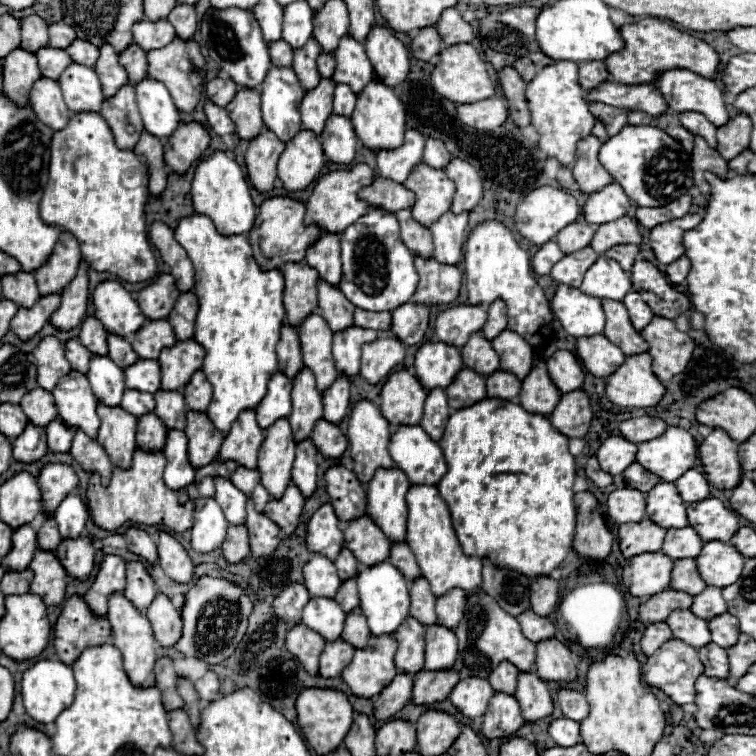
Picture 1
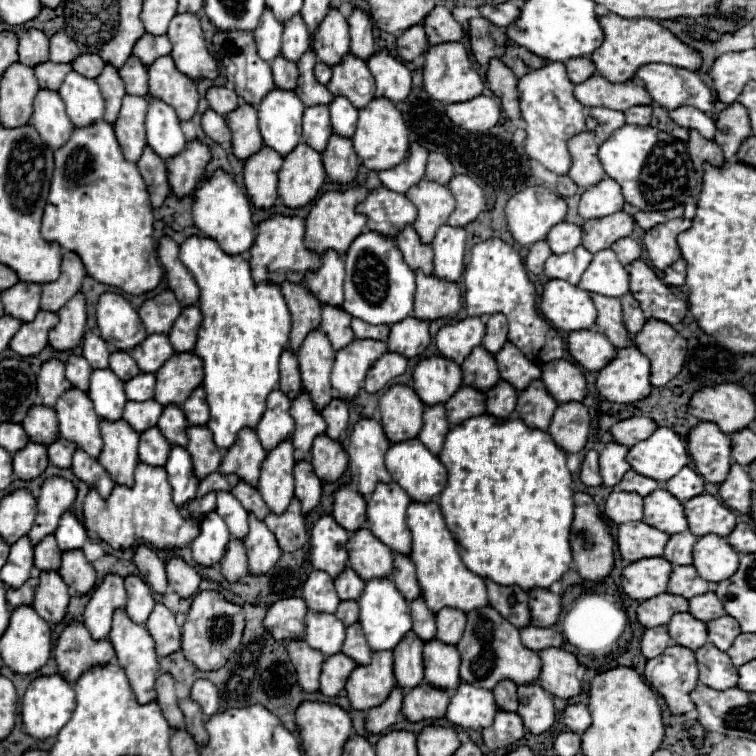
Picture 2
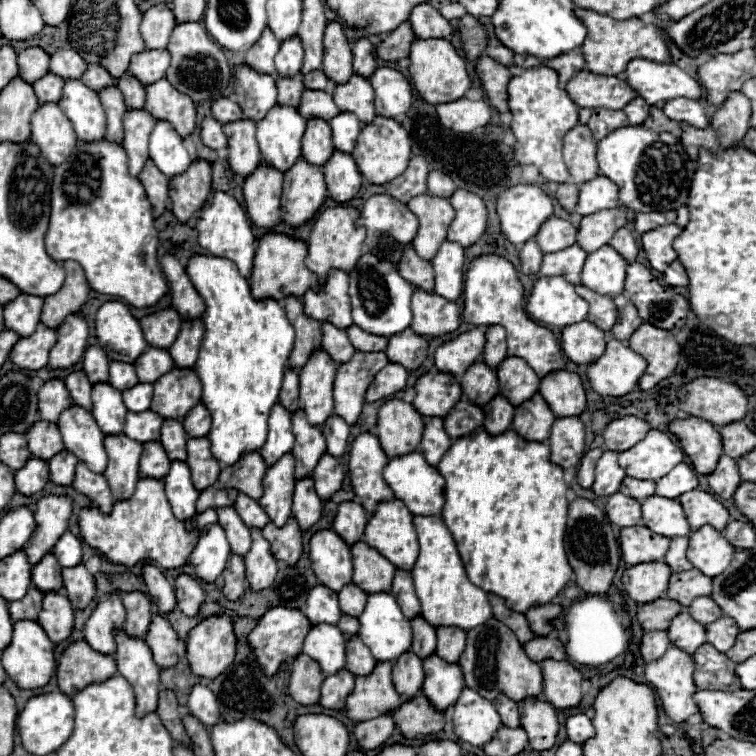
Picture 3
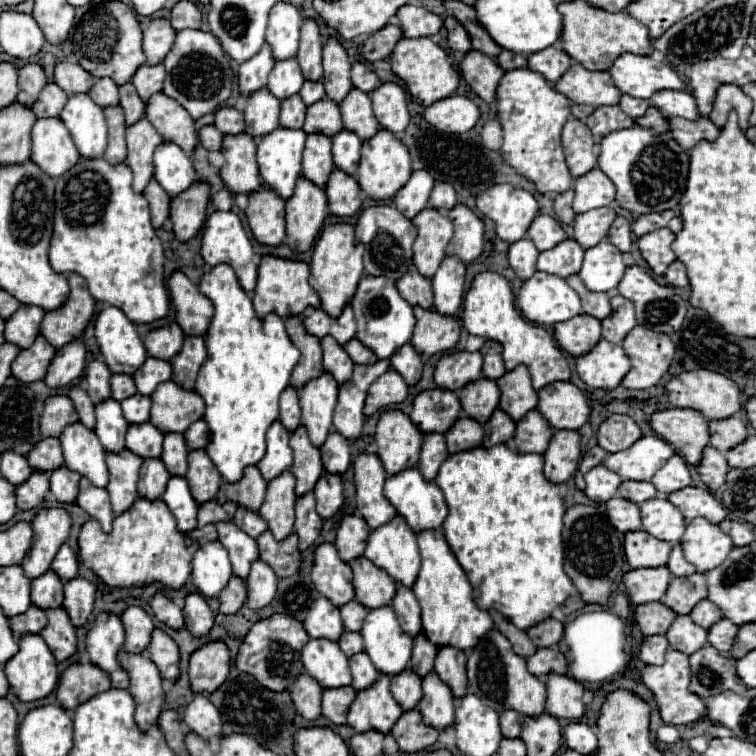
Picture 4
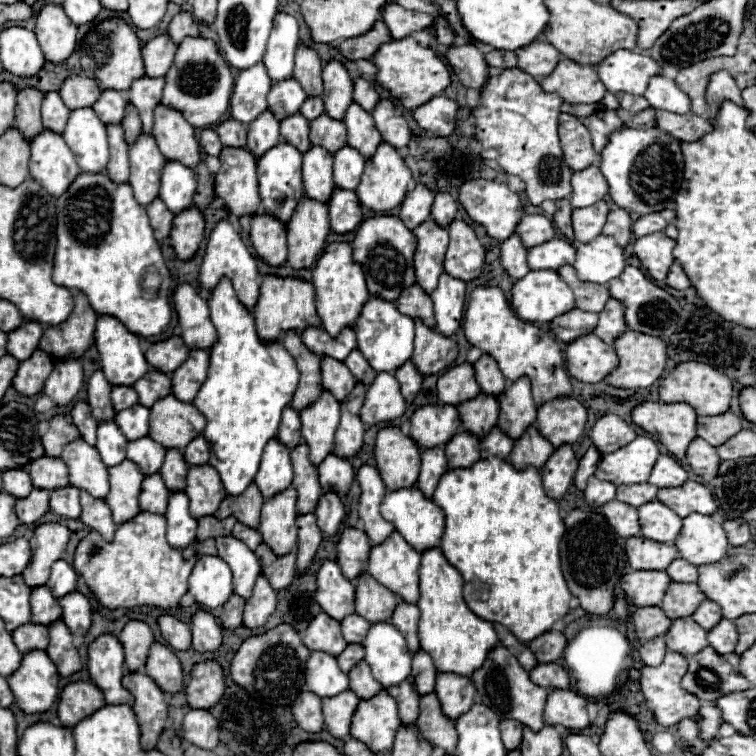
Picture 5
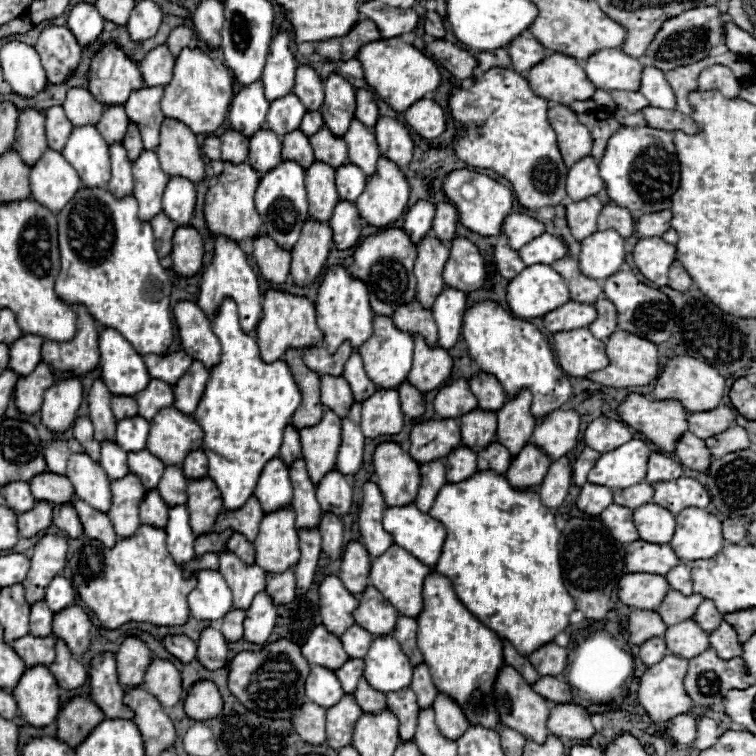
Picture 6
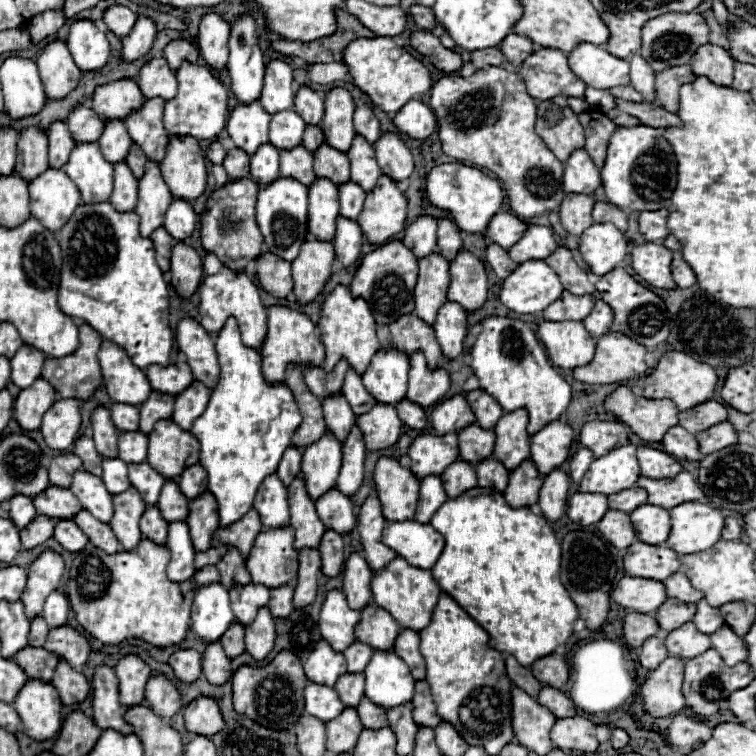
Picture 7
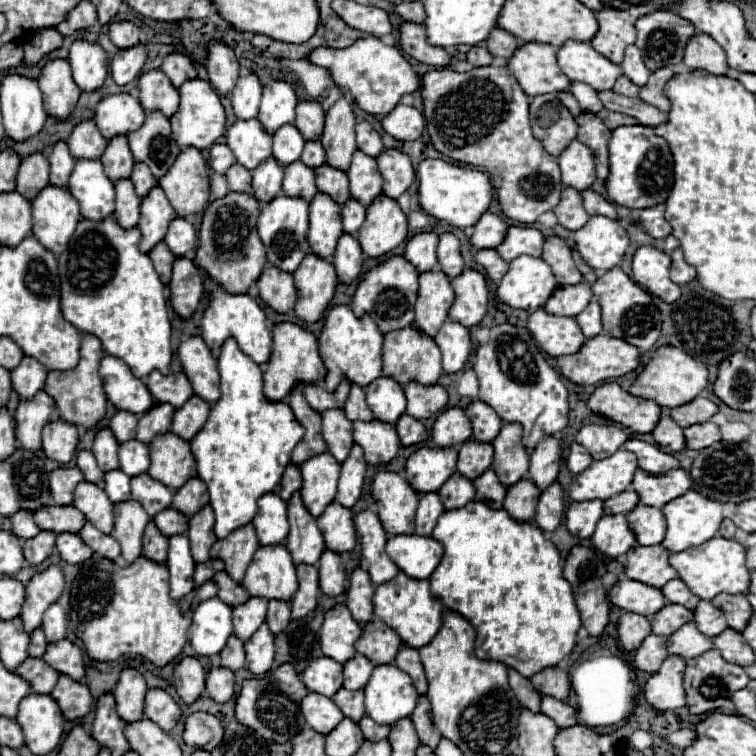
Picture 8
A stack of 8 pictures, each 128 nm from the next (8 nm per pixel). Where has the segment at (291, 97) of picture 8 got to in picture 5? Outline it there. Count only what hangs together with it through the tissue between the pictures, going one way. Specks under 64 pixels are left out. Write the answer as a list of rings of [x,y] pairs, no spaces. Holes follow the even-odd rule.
[[[278,12],[272,24],[272,36],[264,54],[264,66],[272,82],[292,76],[294,52],[298,46],[298,18],[286,12]]]

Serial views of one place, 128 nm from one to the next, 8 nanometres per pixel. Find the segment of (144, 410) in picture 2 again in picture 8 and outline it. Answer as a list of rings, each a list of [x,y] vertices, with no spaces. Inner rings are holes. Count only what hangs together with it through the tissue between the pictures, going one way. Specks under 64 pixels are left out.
[[[148,474],[132,478],[132,498],[138,500],[150,516],[156,516],[160,510],[172,504],[172,490],[158,480],[152,480]]]

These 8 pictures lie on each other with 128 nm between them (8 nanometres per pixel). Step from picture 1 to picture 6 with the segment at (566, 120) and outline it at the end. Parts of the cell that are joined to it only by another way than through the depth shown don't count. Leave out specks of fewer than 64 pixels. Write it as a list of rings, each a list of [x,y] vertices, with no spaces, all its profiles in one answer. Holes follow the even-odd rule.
[[[492,68],[476,78],[470,90],[452,92],[450,112],[456,124],[468,126],[466,138],[454,138],[460,160],[476,168],[492,168],[504,176],[512,182],[516,200],[530,210],[564,202],[568,168],[548,122],[548,100],[536,96],[524,76],[512,68]]]

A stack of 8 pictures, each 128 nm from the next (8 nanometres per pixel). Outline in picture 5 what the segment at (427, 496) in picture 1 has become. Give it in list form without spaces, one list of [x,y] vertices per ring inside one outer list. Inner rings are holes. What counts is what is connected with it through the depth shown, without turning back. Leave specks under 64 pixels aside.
[[[438,546],[422,552],[420,562],[420,622],[418,622],[418,638],[420,646],[432,656],[438,672],[456,672],[462,676],[470,676],[476,668],[486,660],[488,650],[498,644],[496,630],[492,622],[484,622],[478,618],[462,598],[462,574],[452,568],[452,564],[444,558]]]

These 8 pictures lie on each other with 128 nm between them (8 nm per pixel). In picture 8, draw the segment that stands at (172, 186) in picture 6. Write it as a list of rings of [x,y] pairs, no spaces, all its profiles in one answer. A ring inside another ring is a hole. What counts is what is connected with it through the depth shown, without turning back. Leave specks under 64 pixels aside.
[[[180,216],[172,220],[164,238],[174,256],[184,256],[188,250],[196,248],[196,230],[186,218]]]

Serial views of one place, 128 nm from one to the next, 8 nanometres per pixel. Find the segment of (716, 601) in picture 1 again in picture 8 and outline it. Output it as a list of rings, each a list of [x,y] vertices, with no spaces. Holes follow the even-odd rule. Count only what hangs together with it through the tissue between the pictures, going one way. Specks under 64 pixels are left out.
[[[700,600],[700,604],[696,606],[694,624],[696,624],[698,630],[704,632],[708,638],[718,636],[722,630],[728,628],[724,614],[722,614],[718,608],[714,608],[708,600]]]

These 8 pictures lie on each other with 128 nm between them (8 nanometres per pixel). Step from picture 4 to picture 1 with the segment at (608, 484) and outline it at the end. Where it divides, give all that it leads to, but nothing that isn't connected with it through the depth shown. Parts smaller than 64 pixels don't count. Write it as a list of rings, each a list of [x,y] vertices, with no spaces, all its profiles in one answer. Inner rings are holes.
[[[610,436],[598,448],[596,458],[604,472],[612,476],[622,474],[636,460],[636,444],[624,440],[622,436]]]

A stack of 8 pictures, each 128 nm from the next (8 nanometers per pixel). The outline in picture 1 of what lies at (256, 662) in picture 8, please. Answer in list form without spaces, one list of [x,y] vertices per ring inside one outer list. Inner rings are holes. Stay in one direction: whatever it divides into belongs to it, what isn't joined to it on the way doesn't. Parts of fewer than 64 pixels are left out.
[[[248,502],[246,526],[250,532],[250,552],[252,556],[268,556],[280,544],[280,528],[266,514],[256,512],[254,504]]]

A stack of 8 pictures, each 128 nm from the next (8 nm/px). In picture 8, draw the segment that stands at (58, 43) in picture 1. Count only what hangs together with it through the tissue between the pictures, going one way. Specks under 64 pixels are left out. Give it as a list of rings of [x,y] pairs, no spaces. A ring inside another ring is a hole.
[[[84,120],[74,126],[68,136],[68,146],[74,158],[100,158],[106,148],[106,138],[92,120]]]

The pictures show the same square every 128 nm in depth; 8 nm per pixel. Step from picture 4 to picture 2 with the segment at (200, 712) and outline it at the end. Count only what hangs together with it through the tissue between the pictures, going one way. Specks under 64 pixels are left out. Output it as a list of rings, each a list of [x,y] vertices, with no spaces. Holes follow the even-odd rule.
[[[196,680],[196,682],[192,684],[190,698],[200,704],[204,716],[212,716],[212,714],[218,712],[220,694],[218,694],[218,688],[216,688],[210,680]]]

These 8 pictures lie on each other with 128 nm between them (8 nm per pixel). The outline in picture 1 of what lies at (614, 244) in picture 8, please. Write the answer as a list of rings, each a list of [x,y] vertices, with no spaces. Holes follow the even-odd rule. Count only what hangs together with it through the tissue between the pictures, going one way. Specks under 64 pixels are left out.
[[[600,256],[596,264],[584,274],[582,292],[594,298],[610,298],[622,302],[622,298],[632,290],[630,272],[622,270],[616,260]]]

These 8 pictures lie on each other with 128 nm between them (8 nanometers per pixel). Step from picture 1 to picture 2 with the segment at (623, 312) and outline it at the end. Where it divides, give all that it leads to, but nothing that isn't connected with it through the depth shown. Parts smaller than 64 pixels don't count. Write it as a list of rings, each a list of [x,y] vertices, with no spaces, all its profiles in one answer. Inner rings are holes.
[[[590,294],[590,298],[594,300],[594,306],[598,310],[594,330],[604,334],[608,338],[608,342],[616,348],[634,346],[634,342],[630,340],[630,334],[624,326],[624,320],[622,320],[620,300],[610,300],[606,296],[596,296],[596,294]]]

